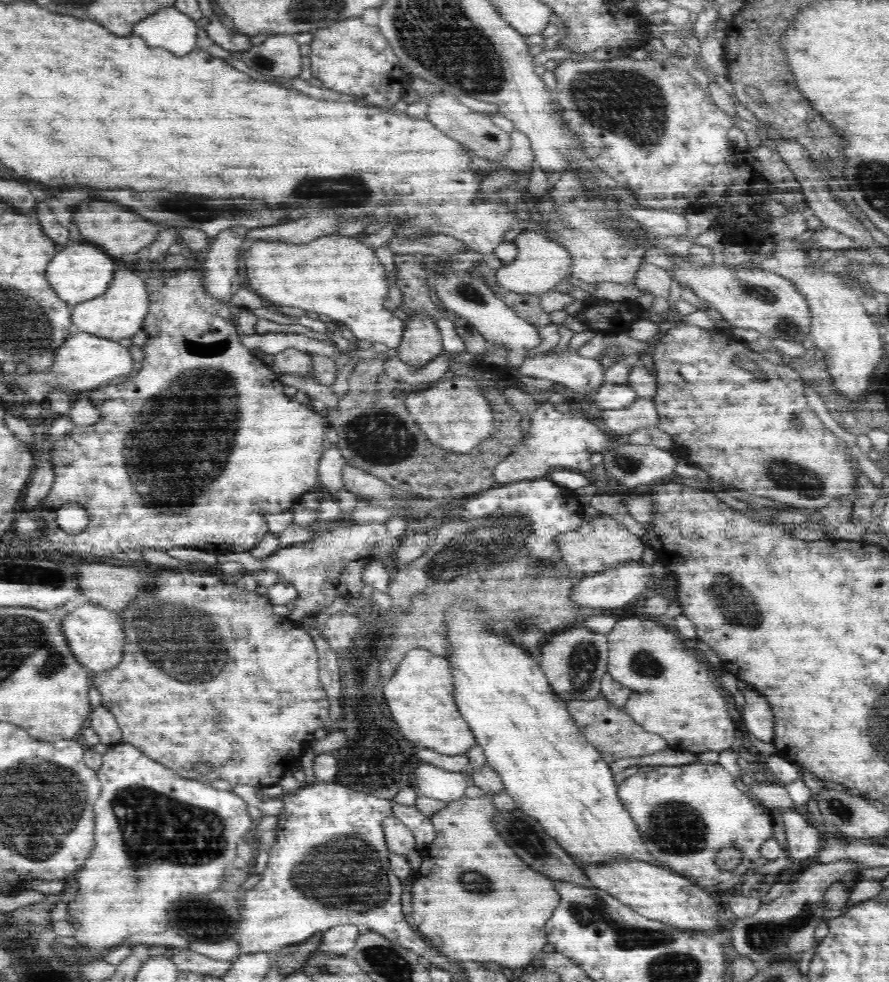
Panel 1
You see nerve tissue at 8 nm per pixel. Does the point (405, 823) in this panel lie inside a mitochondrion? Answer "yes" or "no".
no

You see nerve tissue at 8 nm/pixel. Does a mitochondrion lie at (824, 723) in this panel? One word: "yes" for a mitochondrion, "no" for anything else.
no

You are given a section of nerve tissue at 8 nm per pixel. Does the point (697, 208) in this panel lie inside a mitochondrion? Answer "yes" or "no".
no

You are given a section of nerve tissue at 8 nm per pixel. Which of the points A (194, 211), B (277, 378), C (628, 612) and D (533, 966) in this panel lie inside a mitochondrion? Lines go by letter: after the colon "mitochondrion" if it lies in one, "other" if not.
A: mitochondrion
B: other
C: other
D: other

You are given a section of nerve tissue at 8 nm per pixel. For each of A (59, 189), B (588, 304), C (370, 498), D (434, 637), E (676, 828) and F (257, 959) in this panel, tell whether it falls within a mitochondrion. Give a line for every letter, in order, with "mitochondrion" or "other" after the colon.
A: other
B: other
C: other
D: other
E: mitochondrion
F: other

